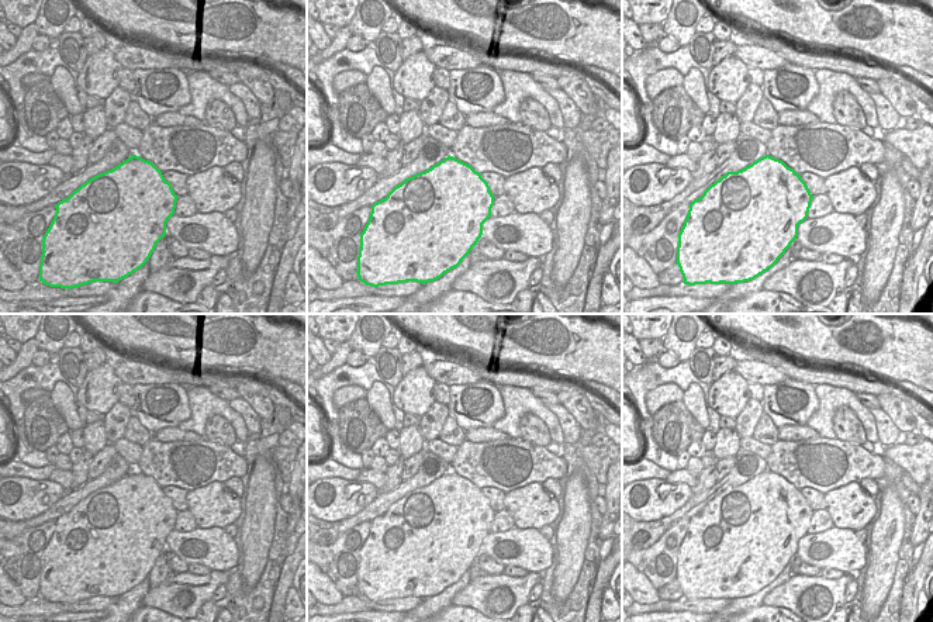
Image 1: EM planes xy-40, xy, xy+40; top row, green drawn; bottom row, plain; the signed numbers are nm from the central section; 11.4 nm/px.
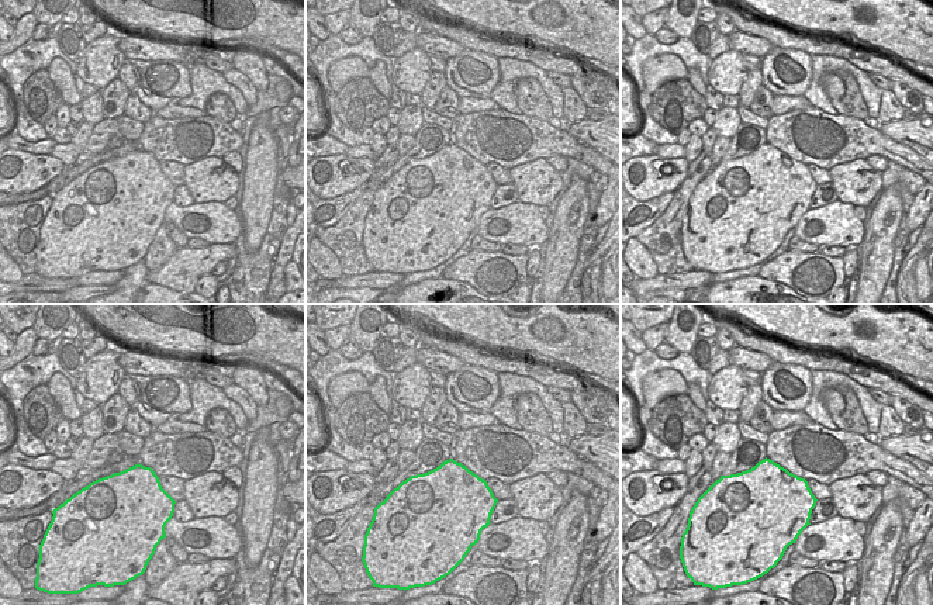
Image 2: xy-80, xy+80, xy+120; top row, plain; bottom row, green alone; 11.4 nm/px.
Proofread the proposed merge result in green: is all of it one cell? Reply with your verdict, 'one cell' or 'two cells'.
two cells

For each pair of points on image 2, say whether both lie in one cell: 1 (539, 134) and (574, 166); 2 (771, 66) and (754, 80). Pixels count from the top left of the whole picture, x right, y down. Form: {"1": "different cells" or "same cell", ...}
{"1": "different cells", "2": "different cells"}

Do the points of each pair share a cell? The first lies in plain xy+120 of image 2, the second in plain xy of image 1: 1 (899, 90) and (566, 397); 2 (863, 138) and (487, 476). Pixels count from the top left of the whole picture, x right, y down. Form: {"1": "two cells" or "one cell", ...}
{"1": "one cell", "2": "one cell"}

